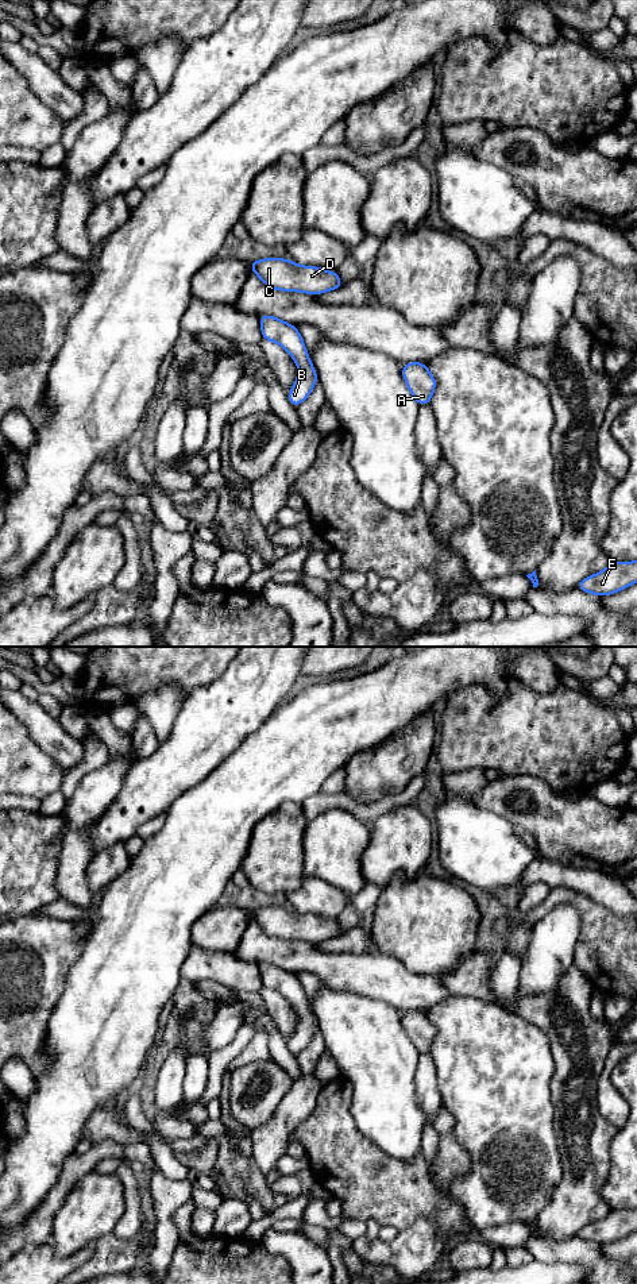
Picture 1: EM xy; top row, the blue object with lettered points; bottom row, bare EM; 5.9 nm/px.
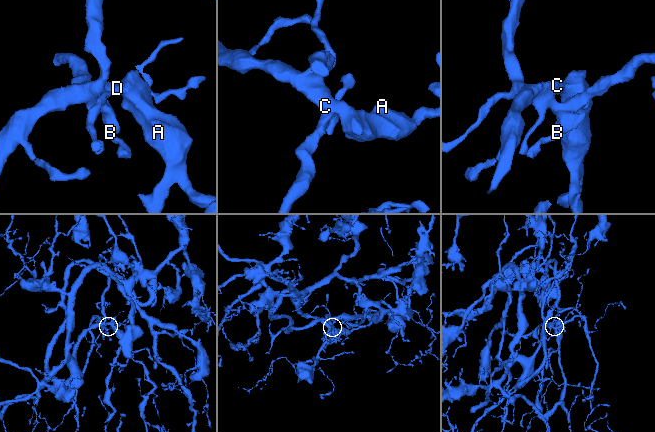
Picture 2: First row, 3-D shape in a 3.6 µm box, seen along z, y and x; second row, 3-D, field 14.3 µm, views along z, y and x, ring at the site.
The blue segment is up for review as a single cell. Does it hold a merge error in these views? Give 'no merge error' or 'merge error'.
no merge error

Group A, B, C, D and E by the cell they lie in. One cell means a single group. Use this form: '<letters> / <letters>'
A B C D E

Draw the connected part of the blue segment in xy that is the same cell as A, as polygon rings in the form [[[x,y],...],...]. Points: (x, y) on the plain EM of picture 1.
[[[422,1010],[402,1013],[402,1025],[418,1053],[429,1053],[436,1037],[436,1027]]]

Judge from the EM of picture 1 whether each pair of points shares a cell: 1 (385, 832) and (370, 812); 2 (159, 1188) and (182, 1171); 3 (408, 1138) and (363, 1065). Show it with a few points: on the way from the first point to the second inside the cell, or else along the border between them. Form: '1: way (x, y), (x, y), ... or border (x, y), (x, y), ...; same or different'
1: border (404, 804), (379, 814), (373, 821); different
2: border (153, 1153), (163, 1173), (186, 1180); different
3: way (394, 1121), (385, 1107), (385, 1092), (381, 1083); same

